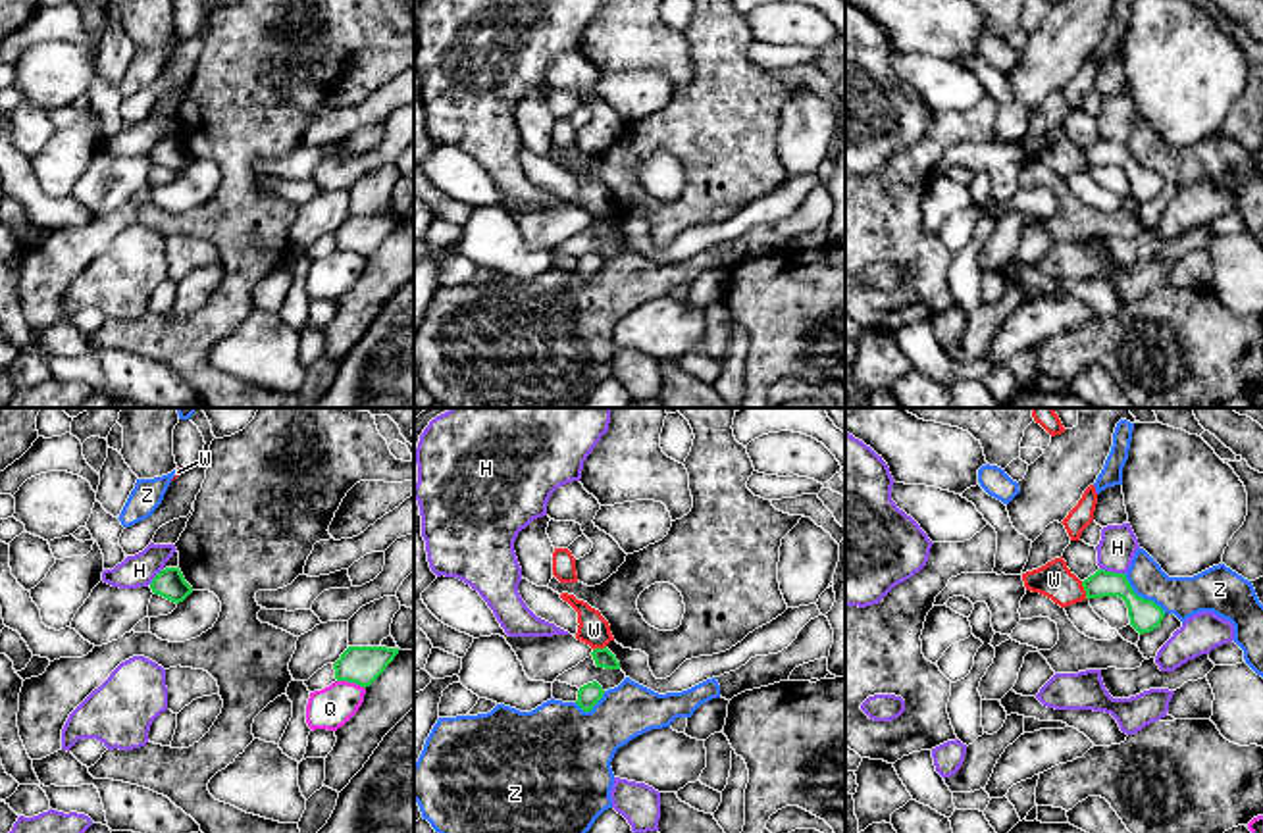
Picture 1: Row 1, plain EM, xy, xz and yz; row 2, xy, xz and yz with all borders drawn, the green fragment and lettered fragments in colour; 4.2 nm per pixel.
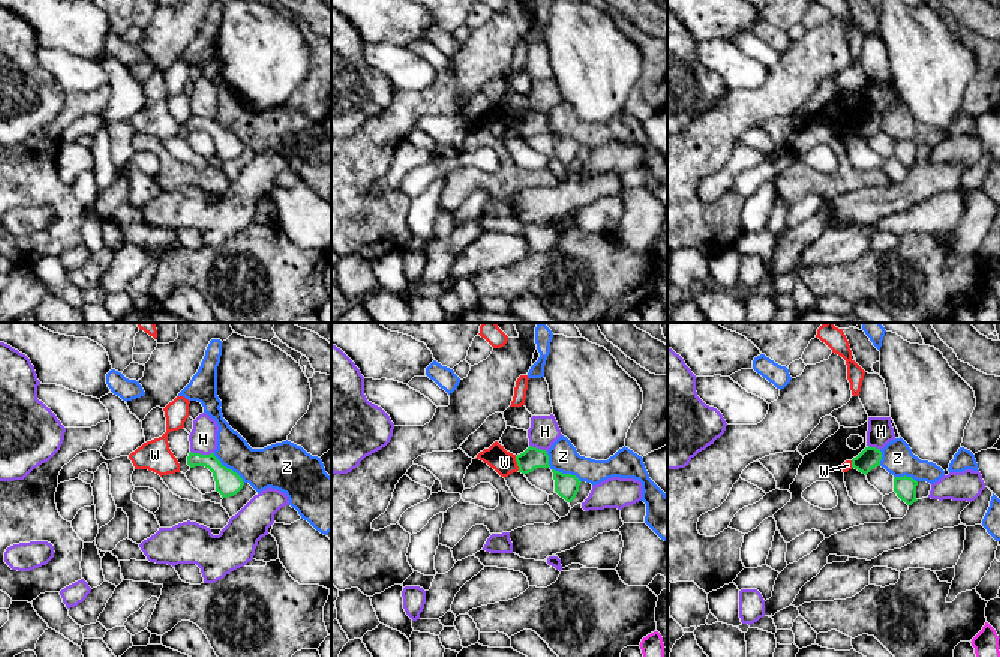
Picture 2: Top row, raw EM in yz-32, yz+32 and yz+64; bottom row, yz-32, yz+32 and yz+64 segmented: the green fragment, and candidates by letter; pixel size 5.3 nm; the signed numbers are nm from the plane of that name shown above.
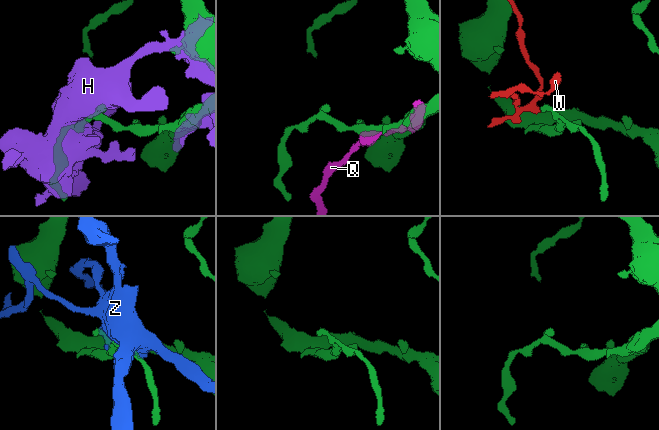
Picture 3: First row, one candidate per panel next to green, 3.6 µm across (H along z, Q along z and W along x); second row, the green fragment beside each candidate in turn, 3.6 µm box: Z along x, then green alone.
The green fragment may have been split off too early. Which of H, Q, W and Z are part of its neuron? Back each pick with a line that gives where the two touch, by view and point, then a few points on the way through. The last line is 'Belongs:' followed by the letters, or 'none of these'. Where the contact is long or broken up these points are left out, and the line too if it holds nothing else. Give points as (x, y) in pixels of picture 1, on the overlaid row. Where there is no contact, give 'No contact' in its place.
Belongs: none of these

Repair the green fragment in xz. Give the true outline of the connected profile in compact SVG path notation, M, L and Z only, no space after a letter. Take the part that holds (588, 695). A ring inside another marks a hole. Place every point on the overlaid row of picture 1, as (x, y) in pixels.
M597 681L587 683L587 685L580 687L576 704L583 712L591 712L593 706L603 698L603 694L605 694L605 691Z

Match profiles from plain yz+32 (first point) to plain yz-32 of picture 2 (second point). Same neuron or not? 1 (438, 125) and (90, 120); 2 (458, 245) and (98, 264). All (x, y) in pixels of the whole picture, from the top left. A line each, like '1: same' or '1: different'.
1: same
2: same

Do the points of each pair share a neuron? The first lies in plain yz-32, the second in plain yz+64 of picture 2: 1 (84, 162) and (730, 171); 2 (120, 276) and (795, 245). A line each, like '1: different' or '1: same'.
1: same
2: different

